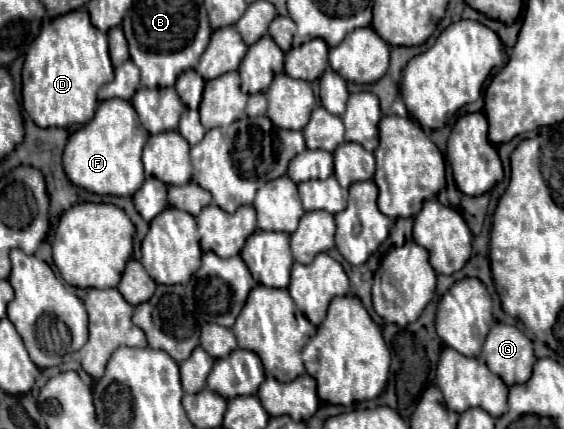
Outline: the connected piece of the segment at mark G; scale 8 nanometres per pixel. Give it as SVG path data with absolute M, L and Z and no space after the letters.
M495 323L481 353L487 367L499 375L509 387L525 383L535 363L531 339L515 325Z

